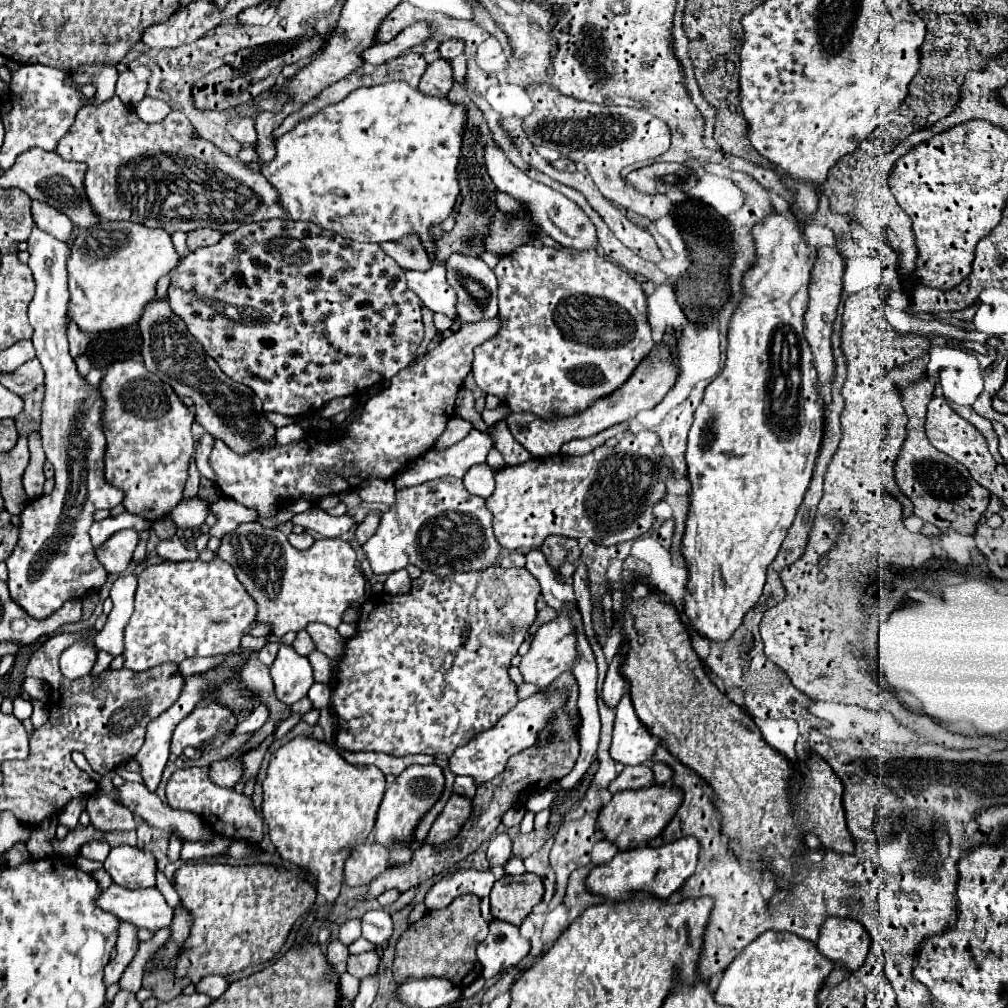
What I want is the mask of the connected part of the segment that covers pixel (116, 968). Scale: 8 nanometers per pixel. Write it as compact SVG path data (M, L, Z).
M121 922L119 924L119 938L117 938L117 956L105 968L105 984L107 986L113 982L119 982L121 974L131 964L131 960L137 952L137 944L139 944L137 926L131 926L129 922Z

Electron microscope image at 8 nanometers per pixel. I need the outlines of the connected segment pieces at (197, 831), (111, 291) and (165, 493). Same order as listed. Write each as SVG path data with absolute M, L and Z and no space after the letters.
M125 782L117 788L119 802L127 806L135 816L145 820L149 826L155 826L159 830L177 832L185 840L211 840L211 832L205 830L199 816L191 812L181 812L165 806L157 794L149 792L139 782Z
M107 220L91 226L91 230L81 230L67 262L71 292L67 320L75 318L87 334L131 326L153 300L157 280L177 268L179 262L181 256L171 242L171 234L163 228Z
M121 360L109 366L107 374L101 380L101 394L105 398L105 436L107 436L107 454L105 454L105 478L113 486L119 486L125 492L123 506L131 514L139 514L151 522L163 518L183 496L187 466L195 452L195 440L191 434L193 412L181 402L175 390L159 380L153 372L137 360Z

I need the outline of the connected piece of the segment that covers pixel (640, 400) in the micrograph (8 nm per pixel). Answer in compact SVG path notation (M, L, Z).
M655 346L653 352L637 366L635 374L615 394L611 394L611 398L601 398L599 402L595 402L595 406L589 406L589 410L585 410L583 414L579 414L575 418L551 418L549 422L543 422L541 418L535 418L533 414L509 414L509 416L505 416L507 428L511 430L513 438L525 450L531 452L531 456L535 456L535 458L553 456L559 452L559 448L565 442L569 442L573 438L593 436L613 424L631 420L641 410L655 408L663 400L663 396L673 388L677 374L679 374L679 366L667 366L665 360L667 360L667 354L663 354L663 350L659 350L659 346Z

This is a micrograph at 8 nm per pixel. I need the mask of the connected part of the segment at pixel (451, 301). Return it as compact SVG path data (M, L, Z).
M433 264L425 272L407 270L405 278L407 278L407 286L421 298L421 302L429 310L443 312L453 322L461 324L459 314L457 314L457 294L445 280L445 266L443 264Z

